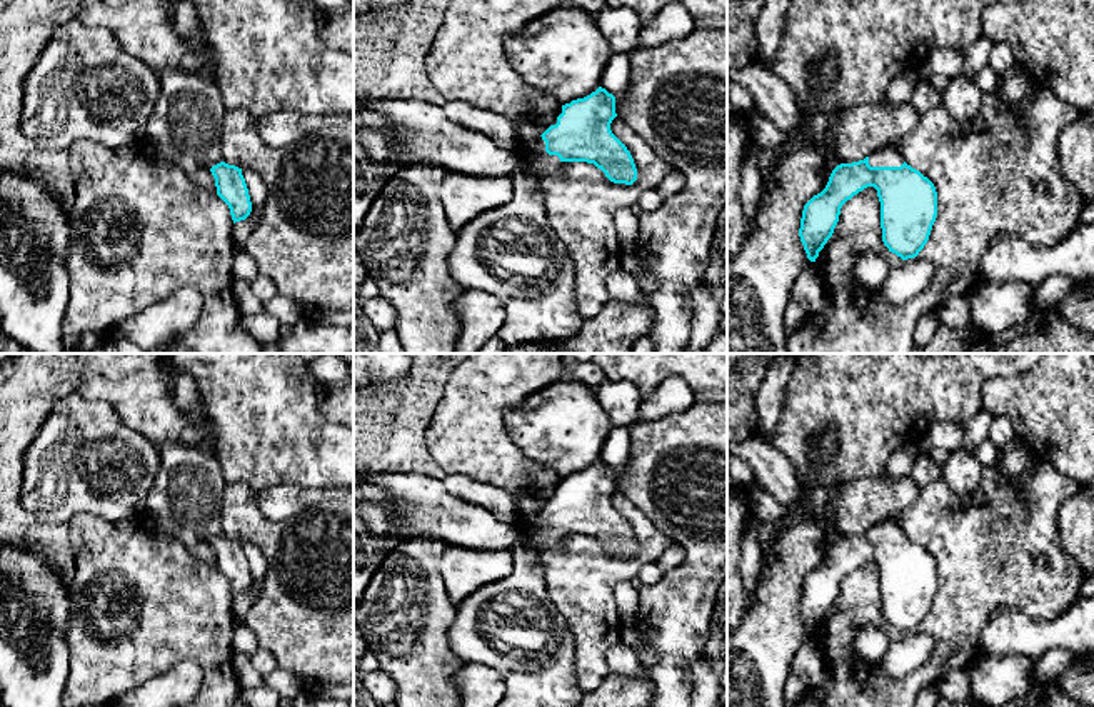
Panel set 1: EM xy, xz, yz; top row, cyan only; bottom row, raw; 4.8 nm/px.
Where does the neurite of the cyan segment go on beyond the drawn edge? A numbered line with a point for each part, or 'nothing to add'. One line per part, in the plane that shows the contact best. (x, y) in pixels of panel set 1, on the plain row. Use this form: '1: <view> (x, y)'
1: yz (888, 529)

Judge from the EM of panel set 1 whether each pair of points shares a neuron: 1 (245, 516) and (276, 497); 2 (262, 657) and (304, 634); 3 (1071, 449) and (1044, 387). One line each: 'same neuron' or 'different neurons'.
1: different neurons
2: different neurons
3: same neuron

